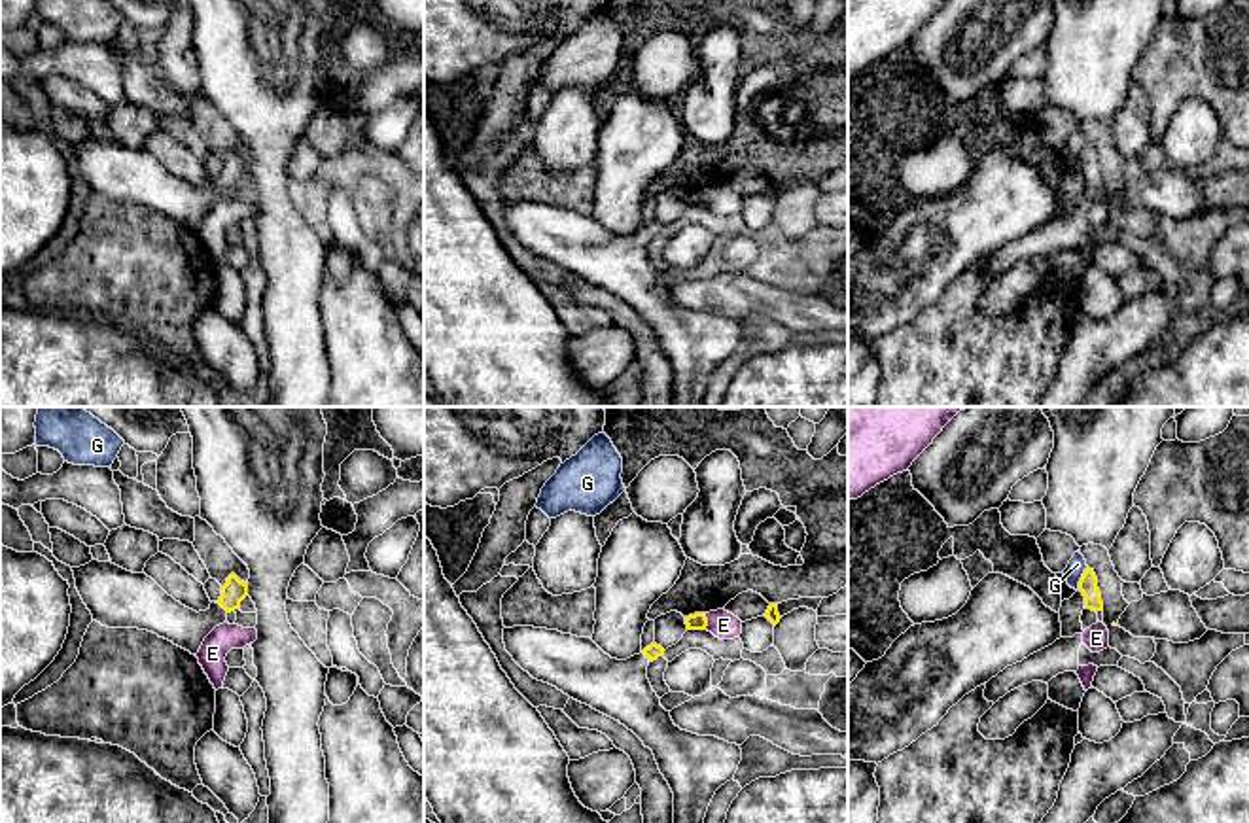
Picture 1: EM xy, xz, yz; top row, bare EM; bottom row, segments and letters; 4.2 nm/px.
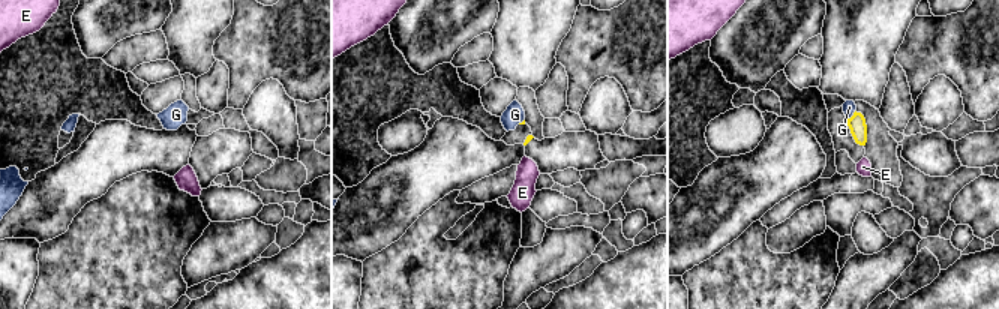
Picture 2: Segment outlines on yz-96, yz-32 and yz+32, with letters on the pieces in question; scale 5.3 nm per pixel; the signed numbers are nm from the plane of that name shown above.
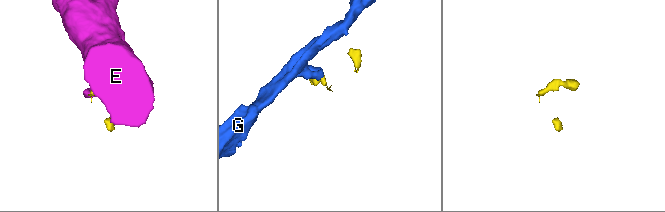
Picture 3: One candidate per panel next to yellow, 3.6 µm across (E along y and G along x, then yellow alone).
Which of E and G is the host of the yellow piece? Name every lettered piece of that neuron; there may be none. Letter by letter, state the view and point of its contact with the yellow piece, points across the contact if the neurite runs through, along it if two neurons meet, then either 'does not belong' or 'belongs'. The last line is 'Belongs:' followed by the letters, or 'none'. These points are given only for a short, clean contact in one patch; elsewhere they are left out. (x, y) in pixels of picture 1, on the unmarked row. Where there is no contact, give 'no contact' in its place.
E: xz (706, 197) | along xz (704, 190), (706, 205) | does not belong
G: yz (1081, 154) | along yz (1087, 142), (1077, 165) | does not belong
Belongs: none

